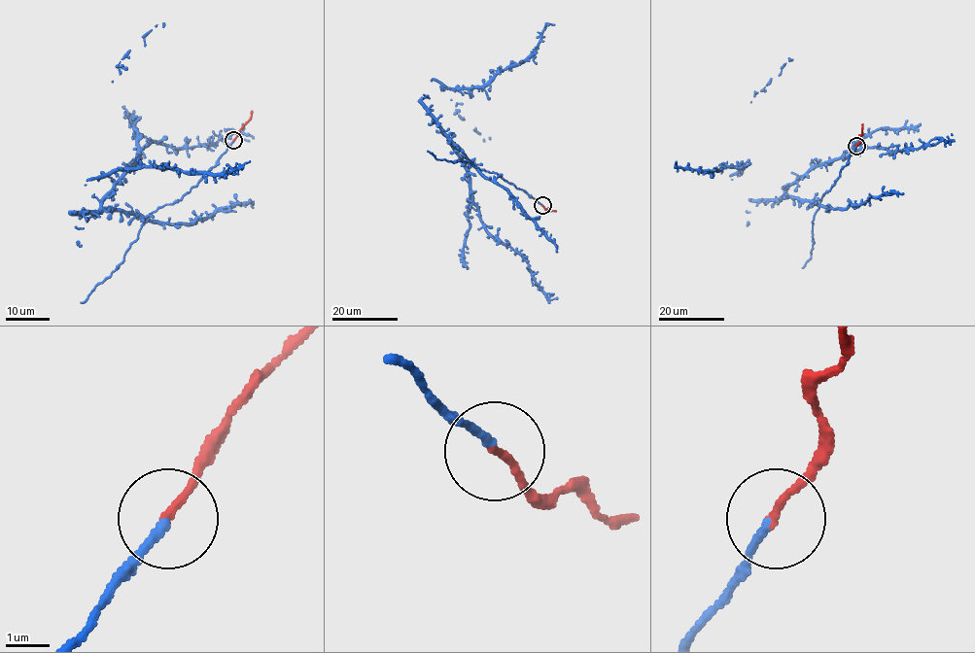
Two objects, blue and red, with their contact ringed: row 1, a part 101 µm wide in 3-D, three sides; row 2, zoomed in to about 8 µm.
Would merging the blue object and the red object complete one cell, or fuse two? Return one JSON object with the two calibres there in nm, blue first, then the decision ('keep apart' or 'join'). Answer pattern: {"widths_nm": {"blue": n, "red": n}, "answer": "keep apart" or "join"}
{"widths_nm": {"blue": 190, "red": 170}, "answer": "join"}

